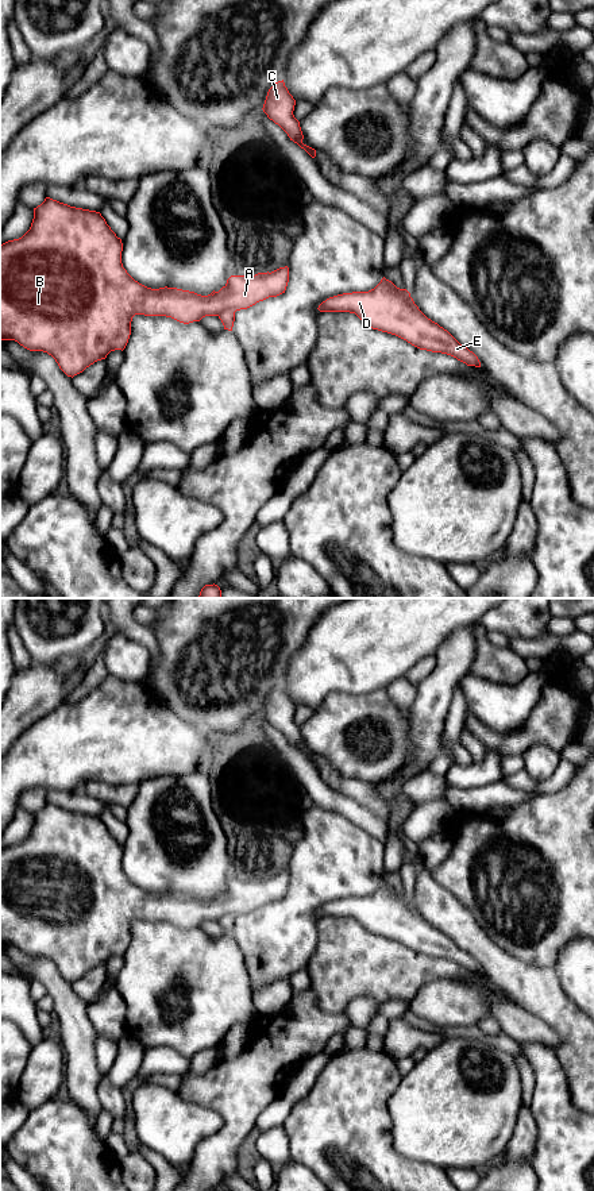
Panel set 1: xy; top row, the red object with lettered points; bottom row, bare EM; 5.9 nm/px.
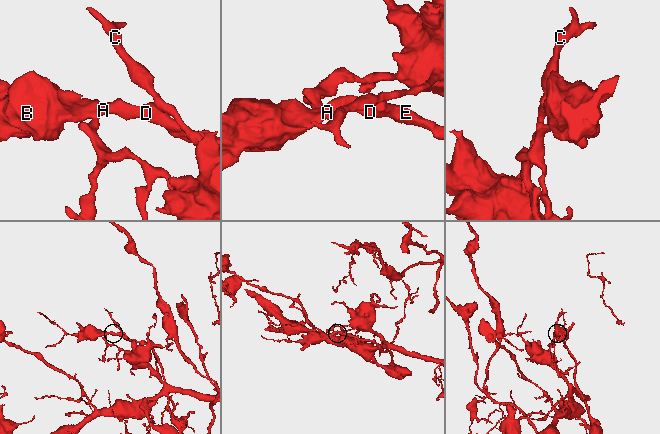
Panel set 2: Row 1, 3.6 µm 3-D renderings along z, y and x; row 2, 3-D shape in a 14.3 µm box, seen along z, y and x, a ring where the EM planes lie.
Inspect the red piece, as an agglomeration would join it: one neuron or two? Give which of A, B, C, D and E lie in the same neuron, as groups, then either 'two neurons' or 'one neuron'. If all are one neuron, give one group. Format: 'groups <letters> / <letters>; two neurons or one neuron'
groups A B D E / C; two neurons

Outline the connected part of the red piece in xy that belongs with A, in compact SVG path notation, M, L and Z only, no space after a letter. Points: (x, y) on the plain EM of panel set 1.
M50 802L34 813L30 835L19 844L0 849L0 945L15 945L30 956L51 960L59 974L74 982L111 956L124 955L135 920L166 921L180 928L200 926L205 921L219 921L224 916L247 914L269 902L285 898L289 872L255 880L231 880L227 889L208 901L177 893L151 894L135 886L122 868L122 844L107 829L100 817L70 812Z

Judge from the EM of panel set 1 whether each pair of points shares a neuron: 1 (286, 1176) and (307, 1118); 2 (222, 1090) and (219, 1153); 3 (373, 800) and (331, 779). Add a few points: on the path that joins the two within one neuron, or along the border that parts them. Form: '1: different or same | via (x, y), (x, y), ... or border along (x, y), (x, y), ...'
1: different | border along (292, 1160), (305, 1166), (317, 1176)
2: same | via (230, 1106), (230, 1137)
3: same | via (362, 793), (342, 783)

